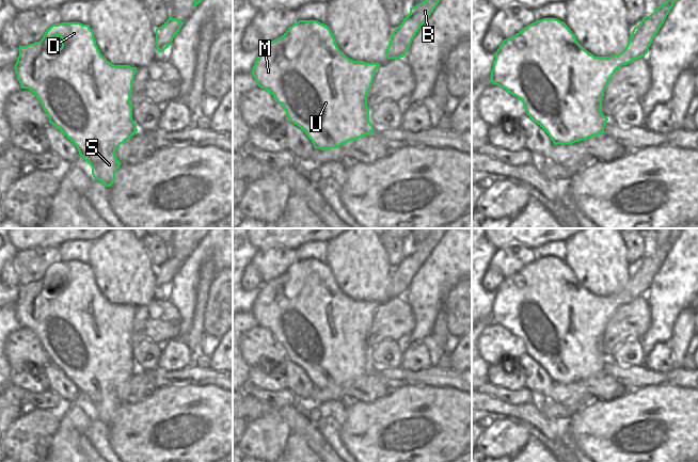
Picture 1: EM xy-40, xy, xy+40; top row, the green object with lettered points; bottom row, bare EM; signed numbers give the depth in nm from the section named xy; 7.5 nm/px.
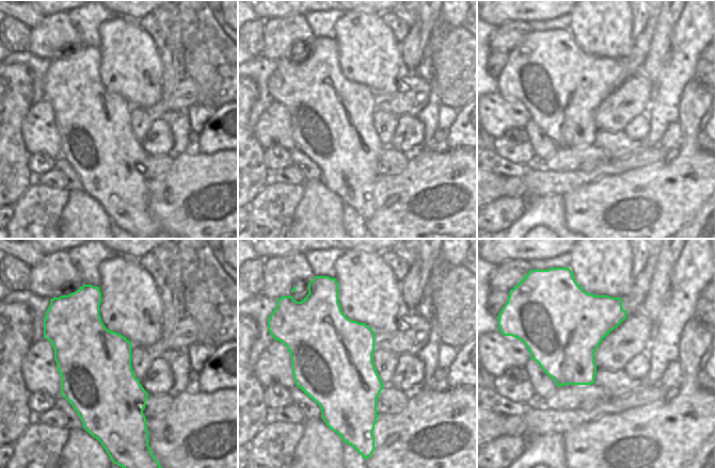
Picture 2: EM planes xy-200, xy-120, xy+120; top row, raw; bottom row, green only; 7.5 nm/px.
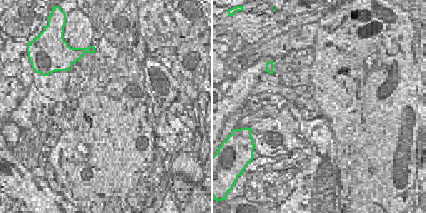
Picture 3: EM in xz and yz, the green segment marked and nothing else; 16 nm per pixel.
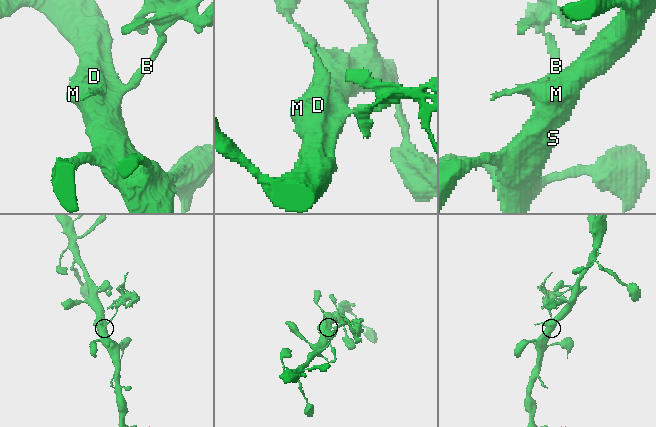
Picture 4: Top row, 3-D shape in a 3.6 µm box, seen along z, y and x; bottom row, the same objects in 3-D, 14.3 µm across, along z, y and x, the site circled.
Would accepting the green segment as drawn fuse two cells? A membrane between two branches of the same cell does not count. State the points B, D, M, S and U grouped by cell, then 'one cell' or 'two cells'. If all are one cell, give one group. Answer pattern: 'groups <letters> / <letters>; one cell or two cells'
groups B / D M S U; two cells

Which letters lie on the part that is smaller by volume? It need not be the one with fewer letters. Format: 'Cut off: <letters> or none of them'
Cut off: B

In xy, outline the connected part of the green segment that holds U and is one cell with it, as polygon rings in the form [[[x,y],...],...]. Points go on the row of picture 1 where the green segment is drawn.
[[[299,20],[279,38],[258,49],[252,75],[286,111],[288,121],[300,127],[315,148],[336,148],[374,133],[367,94],[379,63],[349,59],[336,45],[327,25]]]

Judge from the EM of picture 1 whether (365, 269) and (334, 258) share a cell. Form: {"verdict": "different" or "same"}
{"verdict": "same"}

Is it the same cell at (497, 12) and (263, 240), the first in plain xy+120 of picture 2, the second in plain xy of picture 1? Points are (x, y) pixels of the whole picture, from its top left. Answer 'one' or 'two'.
one

